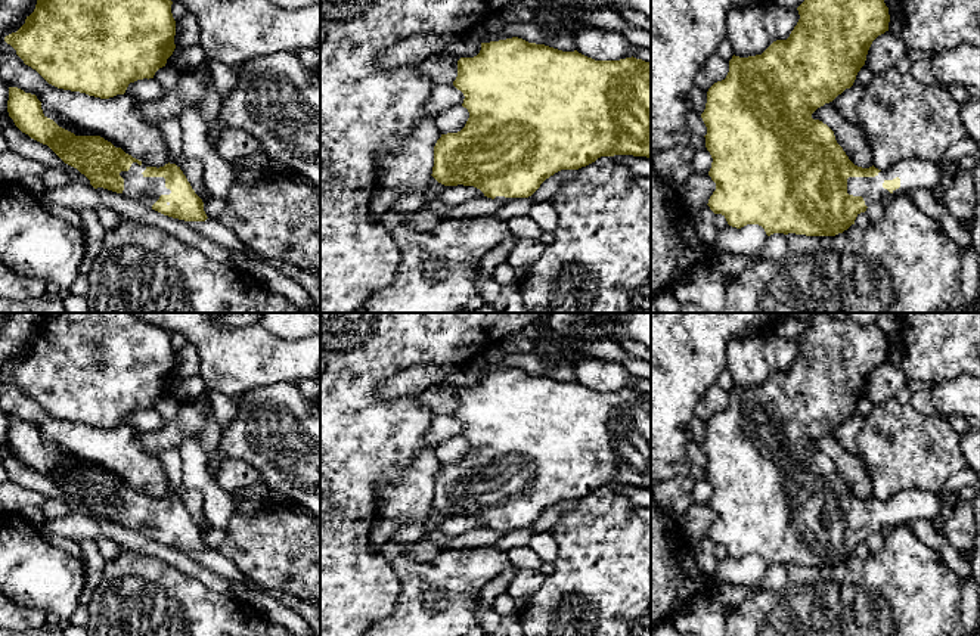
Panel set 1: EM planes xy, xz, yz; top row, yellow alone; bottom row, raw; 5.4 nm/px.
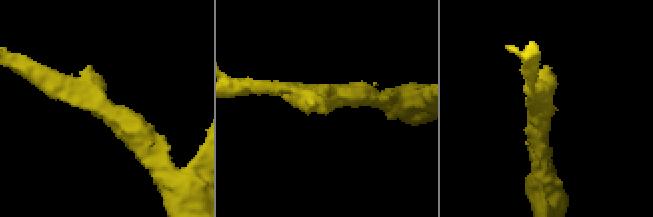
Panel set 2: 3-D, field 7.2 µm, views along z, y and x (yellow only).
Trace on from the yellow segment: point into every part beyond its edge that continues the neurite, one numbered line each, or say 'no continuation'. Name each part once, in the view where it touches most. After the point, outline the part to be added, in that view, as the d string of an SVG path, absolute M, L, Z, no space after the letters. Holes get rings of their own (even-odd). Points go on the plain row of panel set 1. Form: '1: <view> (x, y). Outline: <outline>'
1: yz (917, 503). Outline: M912 488L897 491L888 499L881 500L875 508L849 508L847 524L862 527L865 536L869 537L890 524L883 518L886 511L900 509L900 518L893 521L891 525L897 527L914 519L933 521L943 509L943 493L933 493L922 488Z

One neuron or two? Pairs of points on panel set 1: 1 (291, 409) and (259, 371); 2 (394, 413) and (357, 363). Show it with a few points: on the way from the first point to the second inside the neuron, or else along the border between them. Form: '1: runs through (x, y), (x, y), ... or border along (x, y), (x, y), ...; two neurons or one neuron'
1: border along (292, 381), (275, 381), (241, 393); two neurons
2: runs through (380, 409), (362, 391), (362, 378); one neuron

